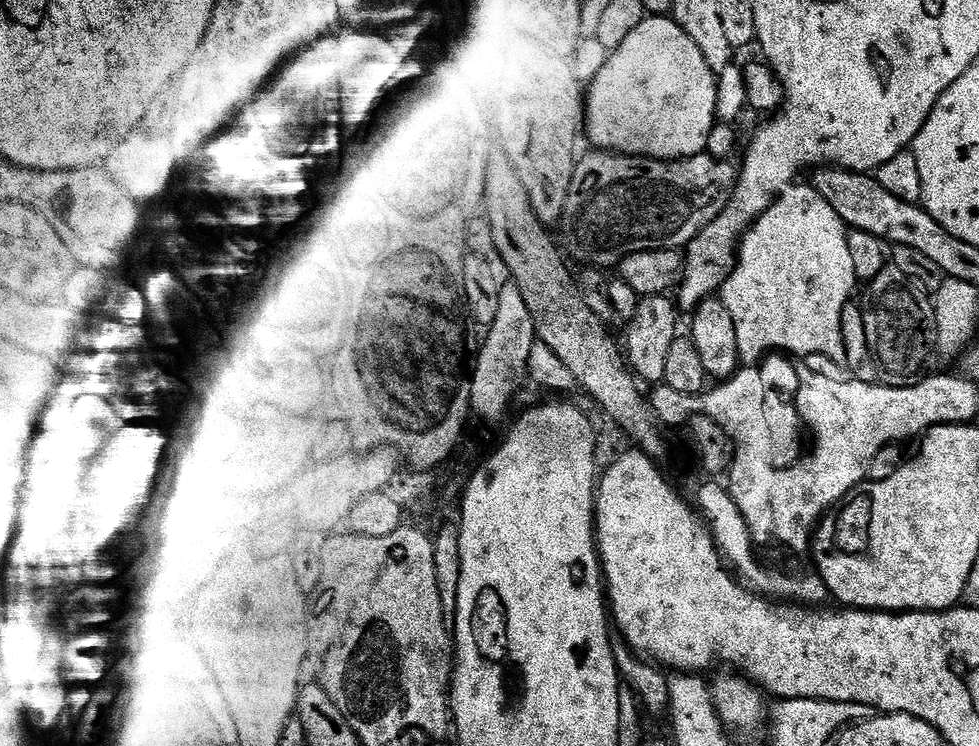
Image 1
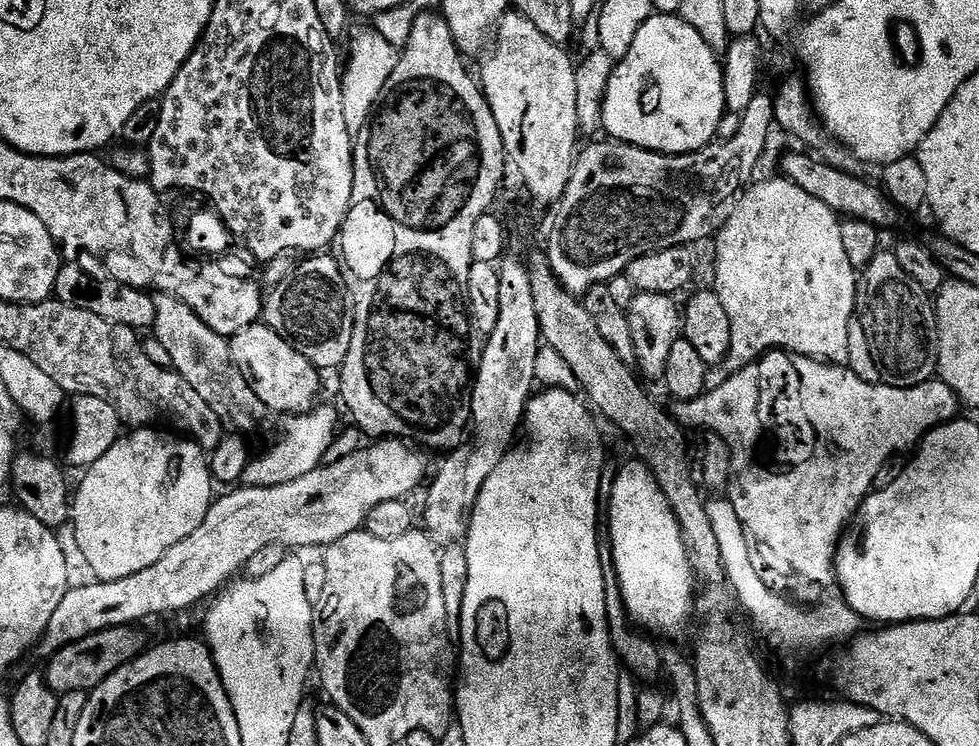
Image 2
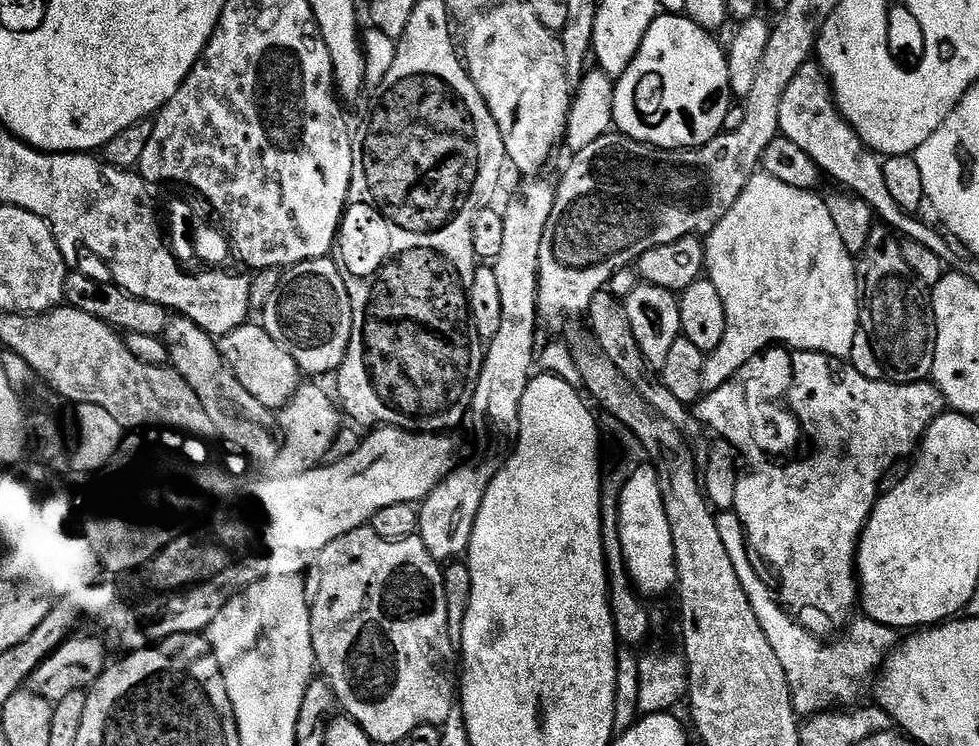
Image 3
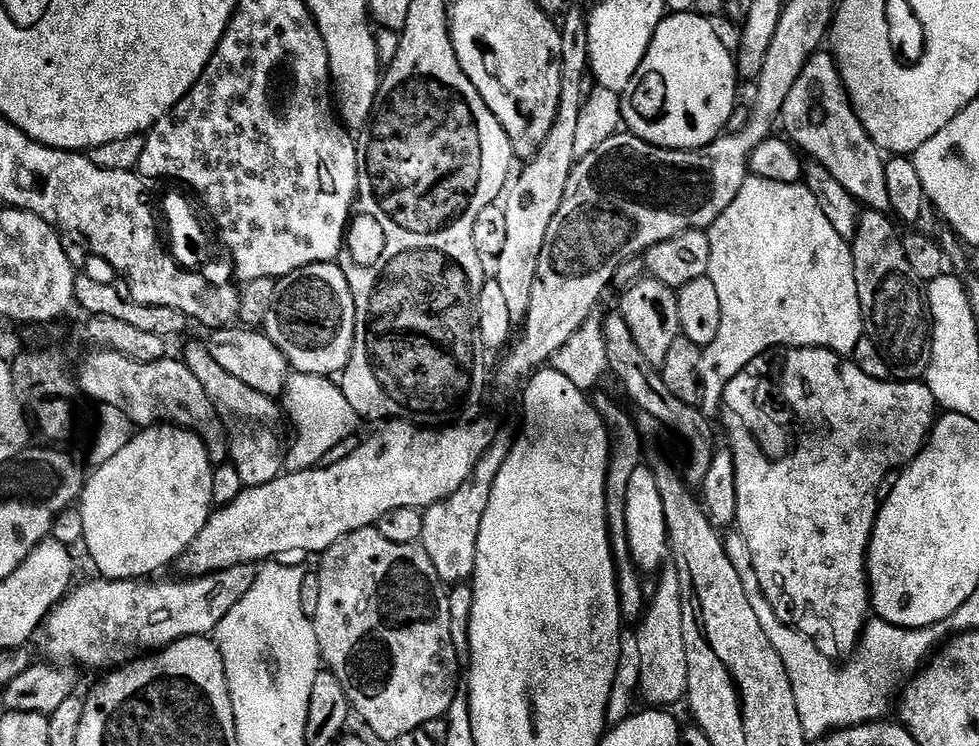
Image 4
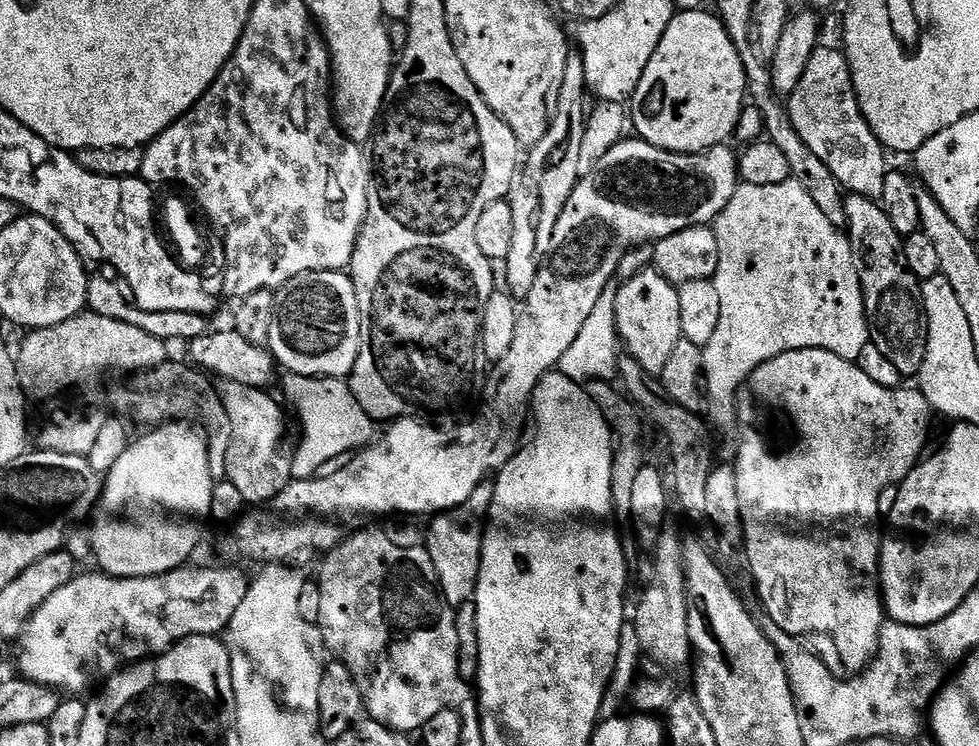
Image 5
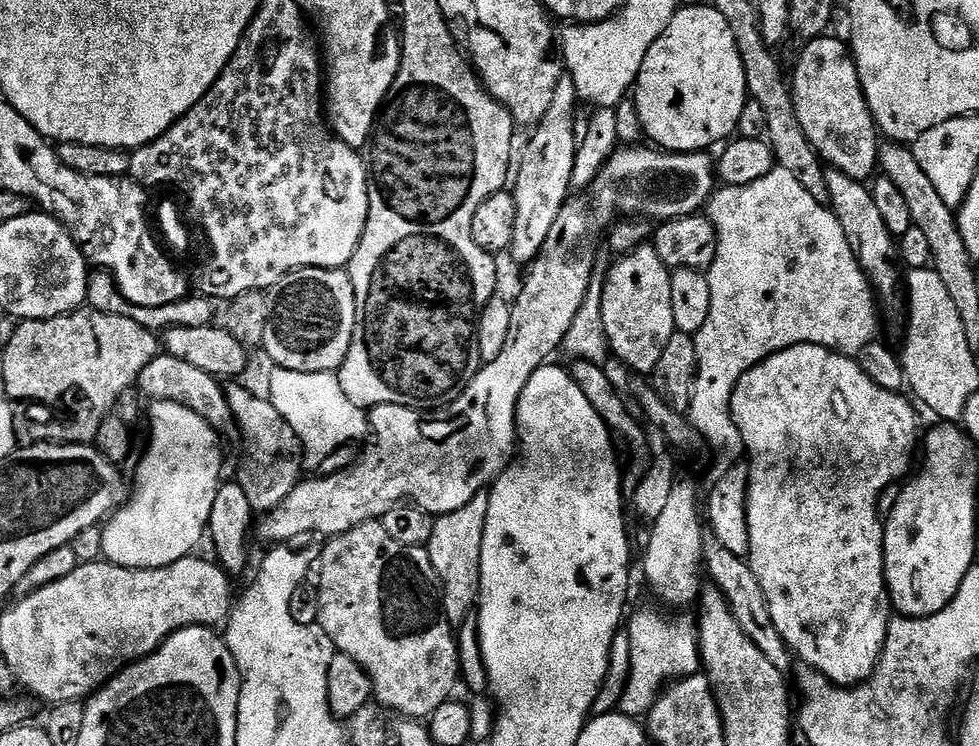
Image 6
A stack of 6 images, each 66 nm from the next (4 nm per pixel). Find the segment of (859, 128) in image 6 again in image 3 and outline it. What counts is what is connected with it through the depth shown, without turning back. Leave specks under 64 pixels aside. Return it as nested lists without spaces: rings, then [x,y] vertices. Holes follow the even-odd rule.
[[[819,62],[804,64],[802,70],[794,74],[794,82],[790,82],[790,86],[786,86],[786,94],[782,94],[782,110],[778,110],[778,118],[780,135],[794,142],[794,146],[806,150],[806,154],[810,154],[810,158],[820,167],[825,177],[833,176],[840,183],[837,185],[841,189],[862,197],[872,207],[873,213],[891,228],[893,233],[899,234],[904,240],[923,244],[940,259],[950,254],[942,243],[943,231],[935,232],[930,225],[916,220],[920,218],[904,212],[902,206],[898,206],[898,202],[890,198],[881,157],[864,145],[860,135],[840,113],[836,97],[832,95],[832,81]]]

